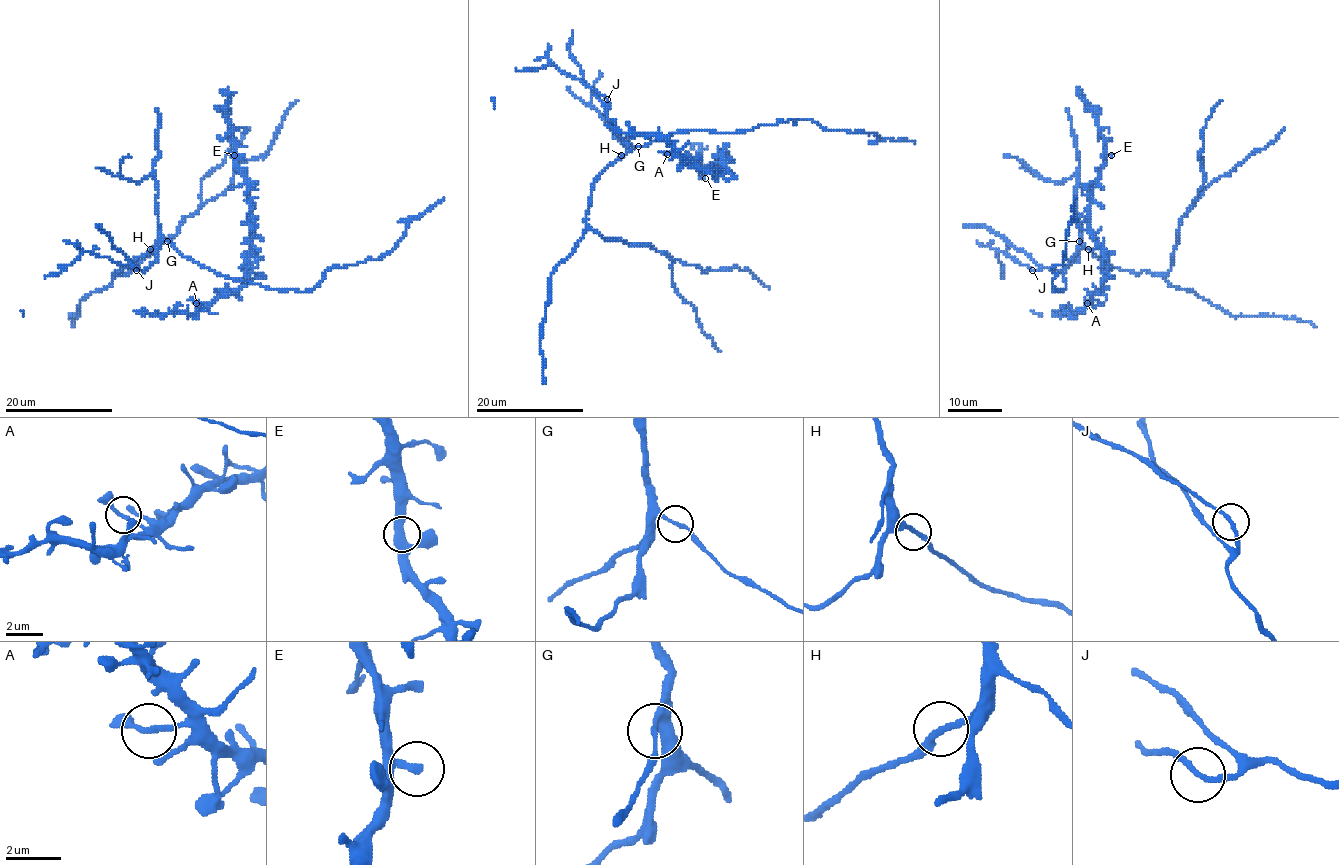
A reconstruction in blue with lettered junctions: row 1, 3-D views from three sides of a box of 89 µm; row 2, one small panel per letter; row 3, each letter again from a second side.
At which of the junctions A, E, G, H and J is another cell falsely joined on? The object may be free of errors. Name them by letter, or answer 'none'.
none

